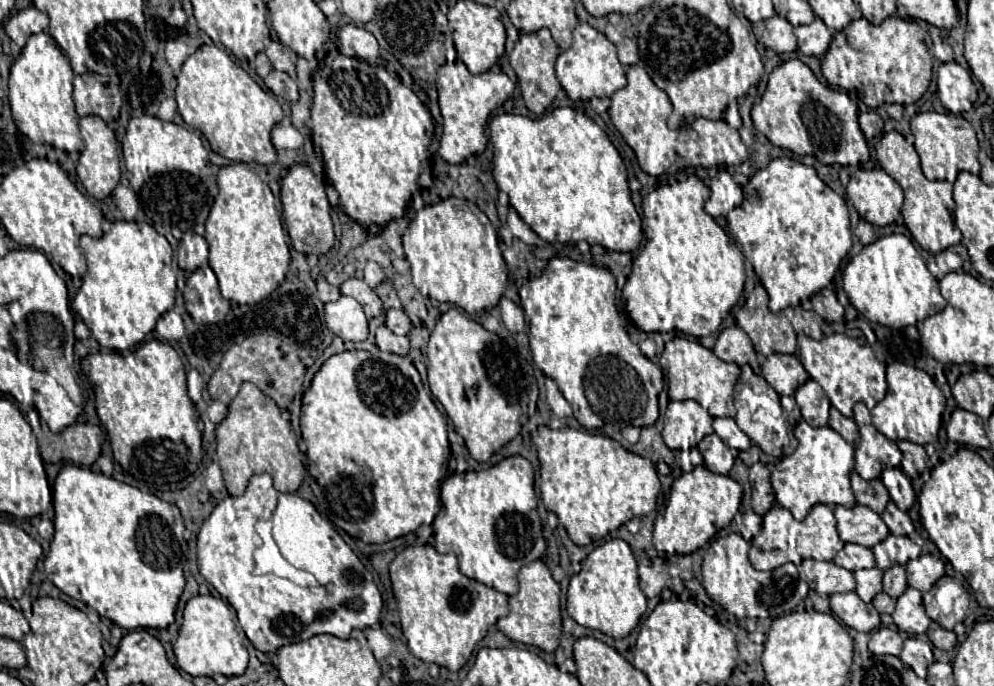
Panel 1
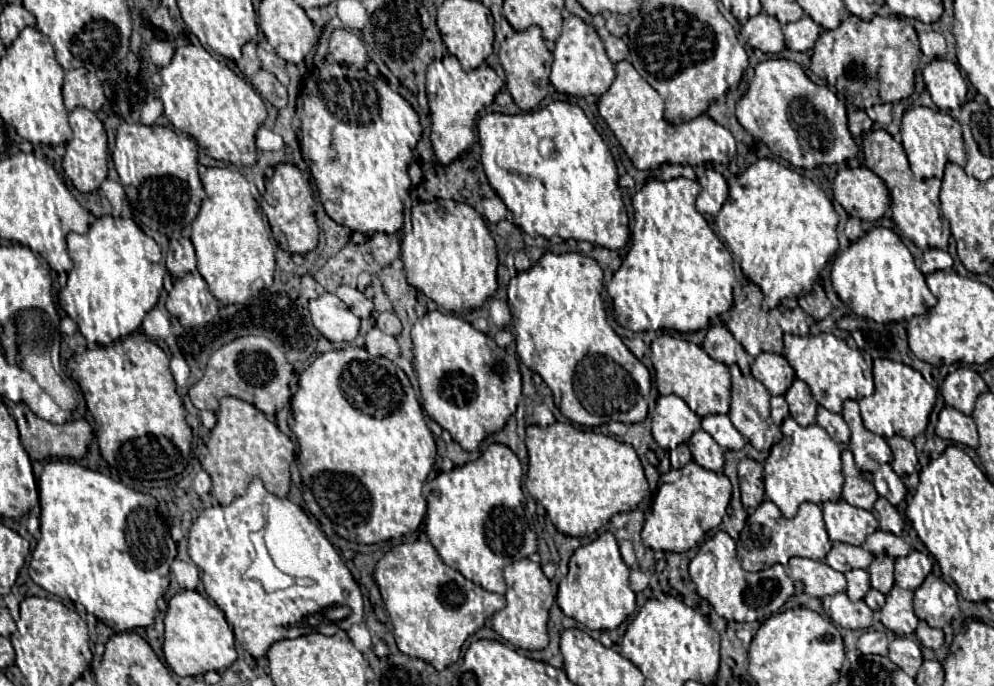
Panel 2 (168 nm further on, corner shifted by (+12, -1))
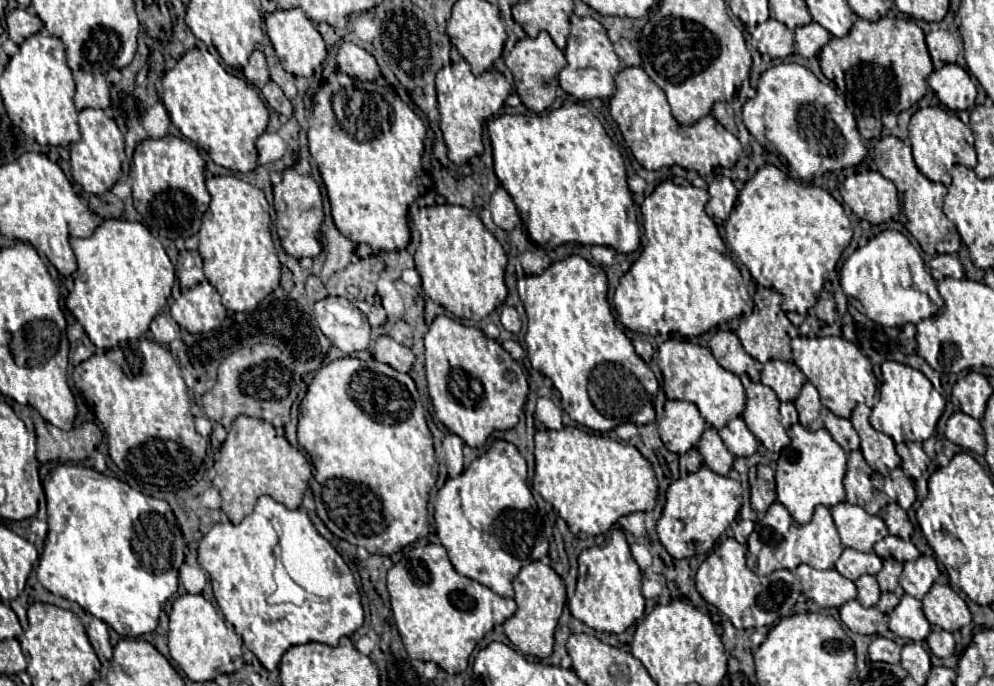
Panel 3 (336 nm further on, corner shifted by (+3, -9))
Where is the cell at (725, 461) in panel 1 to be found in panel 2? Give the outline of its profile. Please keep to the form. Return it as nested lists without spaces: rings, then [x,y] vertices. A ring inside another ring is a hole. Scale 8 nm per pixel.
[[[697,431],[689,439],[689,451],[693,455],[693,461],[709,471],[721,471],[723,469],[723,449],[715,443],[715,439],[707,431]]]

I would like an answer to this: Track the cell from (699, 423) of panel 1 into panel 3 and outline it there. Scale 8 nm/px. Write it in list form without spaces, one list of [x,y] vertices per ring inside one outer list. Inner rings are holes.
[[[666,401],[664,417],[658,421],[660,439],[672,453],[686,453],[696,447],[698,439],[706,429],[698,407],[686,401]]]

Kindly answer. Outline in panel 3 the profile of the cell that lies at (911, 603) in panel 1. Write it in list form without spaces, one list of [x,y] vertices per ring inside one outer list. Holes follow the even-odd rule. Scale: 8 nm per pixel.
[[[902,595],[898,607],[890,613],[890,631],[902,639],[924,641],[930,633],[930,623],[924,617],[922,603],[912,595]]]

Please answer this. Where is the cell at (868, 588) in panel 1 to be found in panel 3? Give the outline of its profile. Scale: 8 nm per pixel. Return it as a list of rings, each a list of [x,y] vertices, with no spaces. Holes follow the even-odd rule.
[[[862,575],[856,581],[856,587],[858,587],[858,601],[864,607],[874,607],[878,603],[880,589],[878,589],[878,583],[876,583],[874,575]]]

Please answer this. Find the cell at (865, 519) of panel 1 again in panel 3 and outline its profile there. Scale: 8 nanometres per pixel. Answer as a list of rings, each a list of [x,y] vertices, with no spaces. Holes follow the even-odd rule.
[[[838,503],[830,507],[834,523],[838,527],[844,547],[852,547],[862,553],[870,553],[874,543],[888,535],[888,527],[878,515],[866,513],[858,505]]]

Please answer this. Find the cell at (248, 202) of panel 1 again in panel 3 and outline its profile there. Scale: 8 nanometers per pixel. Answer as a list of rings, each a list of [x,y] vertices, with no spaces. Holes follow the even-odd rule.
[[[234,175],[212,176],[206,180],[206,189],[212,201],[198,231],[204,275],[220,293],[224,307],[230,311],[254,309],[280,285],[280,261],[270,231],[270,205],[263,191]]]

